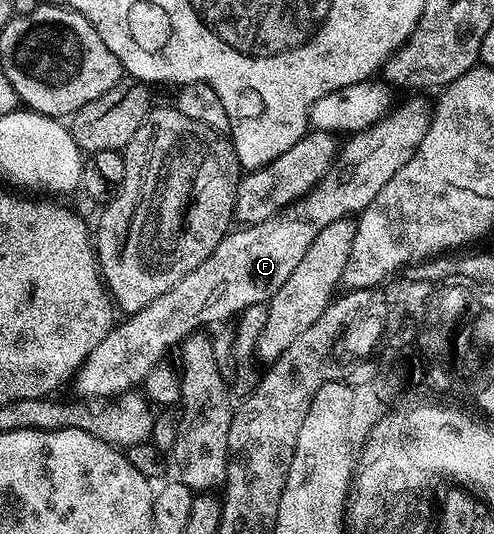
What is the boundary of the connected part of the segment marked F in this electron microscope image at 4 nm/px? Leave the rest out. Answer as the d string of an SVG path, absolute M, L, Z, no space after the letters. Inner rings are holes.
M407 100L404 104L396 103L386 114L379 117L379 121L365 130L354 133L347 145L342 145L337 159L331 165L330 170L315 183L314 188L310 188L300 200L295 200L289 207L282 208L277 214L265 218L265 222L257 222L246 226L236 227L228 231L223 237L223 241L197 266L197 270L189 270L173 290L165 290L161 298L153 298L149 306L142 308L140 312L132 312L126 317L123 325L112 327L101 342L87 355L87 361L77 373L79 380L78 395L83 398L114 398L122 392L135 390L144 383L146 376L154 367L157 367L164 359L167 348L182 345L188 336L198 333L206 324L219 324L222 320L238 317L246 308L254 304L267 304L285 286L289 279L289 274L293 274L293 269L297 267L297 262L305 255L305 250L313 246L313 238L329 226L329 222L346 220L354 217L360 212L364 212L377 198L377 194L385 187L385 182L413 158L417 146L421 146L421 138L431 125L433 108L430 103L423 100Z

